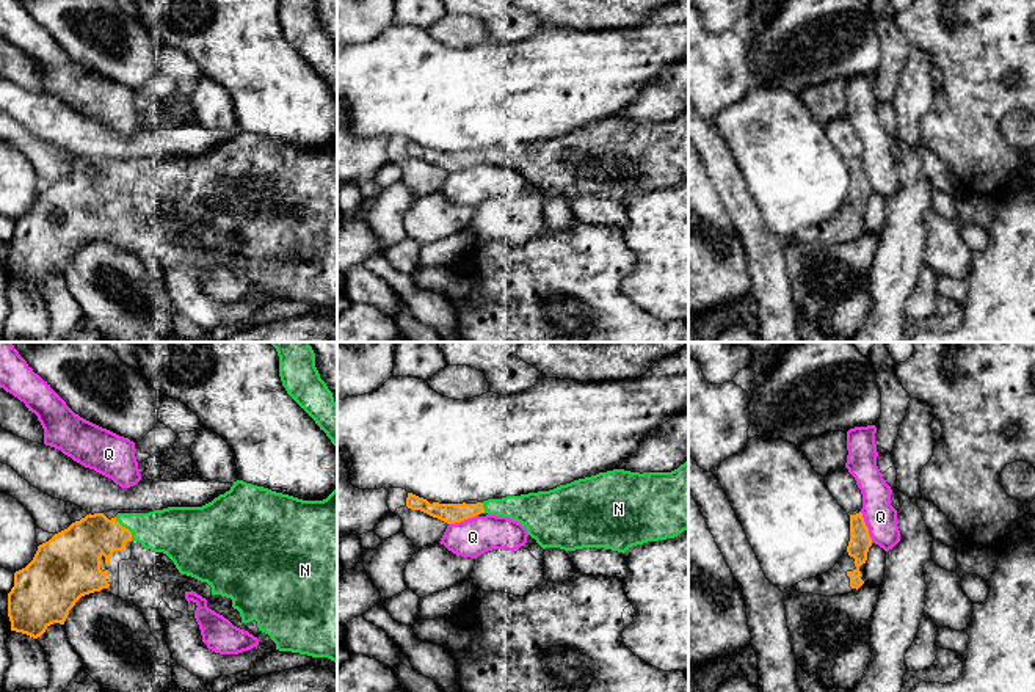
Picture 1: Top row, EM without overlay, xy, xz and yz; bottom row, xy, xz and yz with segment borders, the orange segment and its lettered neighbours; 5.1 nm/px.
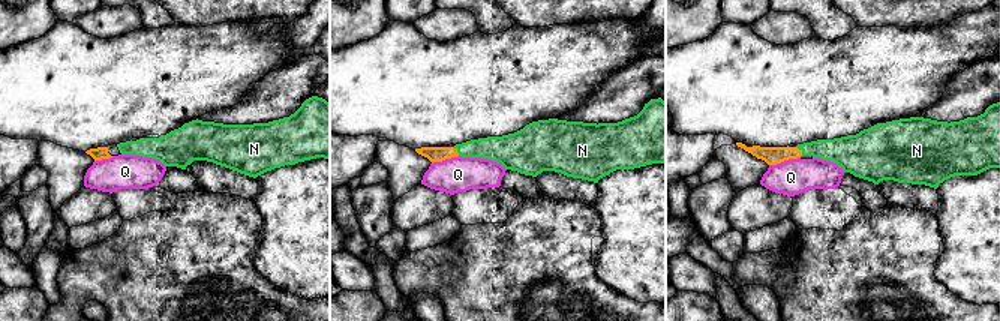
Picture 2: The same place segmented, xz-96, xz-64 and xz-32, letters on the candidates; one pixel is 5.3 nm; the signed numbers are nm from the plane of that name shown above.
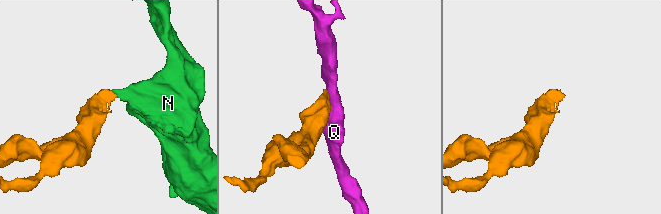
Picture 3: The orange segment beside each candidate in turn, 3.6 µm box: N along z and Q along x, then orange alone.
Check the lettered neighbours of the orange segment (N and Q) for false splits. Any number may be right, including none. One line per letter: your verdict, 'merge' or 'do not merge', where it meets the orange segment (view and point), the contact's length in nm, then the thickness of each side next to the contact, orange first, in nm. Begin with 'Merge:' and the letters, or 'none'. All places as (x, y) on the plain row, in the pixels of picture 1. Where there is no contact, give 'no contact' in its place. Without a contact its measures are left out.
Merge: N
N: merge | xy (124, 176) | 160 nm | 240/240 nm
Q: do not merge | yz (866, 176) | 170 nm | 110/170 nm

